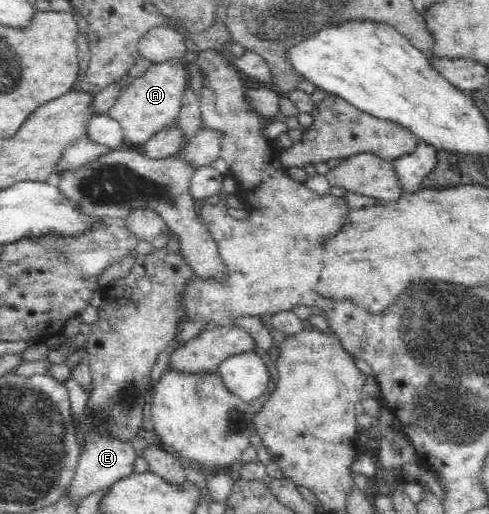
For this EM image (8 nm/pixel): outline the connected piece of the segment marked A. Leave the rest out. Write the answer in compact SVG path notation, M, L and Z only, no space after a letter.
M169 59L165 62L151 63L144 72L132 76L116 96L116 101L108 111L108 116L122 126L126 144L142 146L158 130L178 121L183 100L183 93L188 83L189 73L186 61Z

